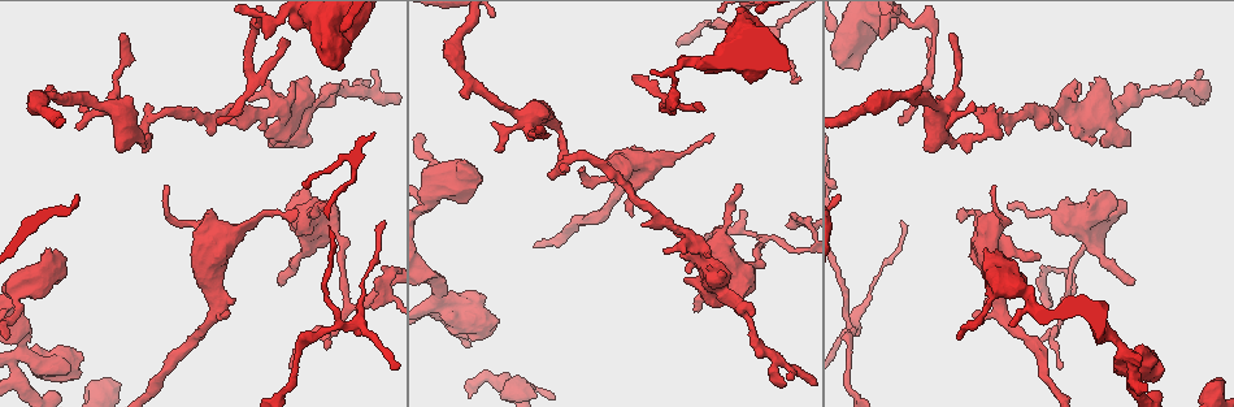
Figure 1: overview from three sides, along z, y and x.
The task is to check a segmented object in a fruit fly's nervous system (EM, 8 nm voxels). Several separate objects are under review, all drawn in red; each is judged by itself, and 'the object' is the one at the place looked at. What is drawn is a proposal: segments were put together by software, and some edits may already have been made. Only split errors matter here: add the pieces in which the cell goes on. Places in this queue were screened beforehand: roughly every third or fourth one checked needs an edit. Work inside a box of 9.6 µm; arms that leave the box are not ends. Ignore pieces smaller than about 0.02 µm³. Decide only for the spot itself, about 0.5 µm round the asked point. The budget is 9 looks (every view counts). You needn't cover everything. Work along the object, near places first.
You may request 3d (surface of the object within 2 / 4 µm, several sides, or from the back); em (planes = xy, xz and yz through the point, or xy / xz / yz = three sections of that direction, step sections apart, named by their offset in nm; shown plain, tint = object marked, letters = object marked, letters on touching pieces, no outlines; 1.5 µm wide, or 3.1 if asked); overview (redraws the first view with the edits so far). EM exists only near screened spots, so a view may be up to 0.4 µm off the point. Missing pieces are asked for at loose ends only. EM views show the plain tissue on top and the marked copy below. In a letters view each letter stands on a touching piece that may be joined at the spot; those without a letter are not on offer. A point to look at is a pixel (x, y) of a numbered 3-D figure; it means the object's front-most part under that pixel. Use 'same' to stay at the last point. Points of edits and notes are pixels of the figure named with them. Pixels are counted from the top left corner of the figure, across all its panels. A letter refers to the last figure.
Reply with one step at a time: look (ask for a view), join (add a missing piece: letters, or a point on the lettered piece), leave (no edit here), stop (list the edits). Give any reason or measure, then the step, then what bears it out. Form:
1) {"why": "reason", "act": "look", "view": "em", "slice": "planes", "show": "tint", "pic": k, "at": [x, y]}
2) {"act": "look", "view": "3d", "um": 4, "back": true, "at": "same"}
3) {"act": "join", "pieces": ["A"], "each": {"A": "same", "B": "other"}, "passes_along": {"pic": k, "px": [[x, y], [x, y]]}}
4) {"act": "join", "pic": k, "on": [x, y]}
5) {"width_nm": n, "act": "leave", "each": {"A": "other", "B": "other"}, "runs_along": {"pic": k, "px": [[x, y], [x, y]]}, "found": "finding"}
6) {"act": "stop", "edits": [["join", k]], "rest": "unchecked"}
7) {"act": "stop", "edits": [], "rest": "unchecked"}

{"why": "stops while still wide", "act": "look", "view": "em", "slice": "planes", "show": "letters", "pic": 1, "at": [208, 209]}

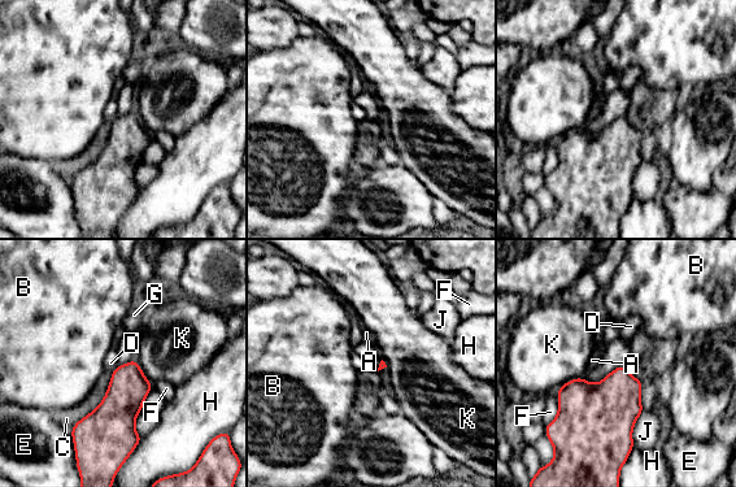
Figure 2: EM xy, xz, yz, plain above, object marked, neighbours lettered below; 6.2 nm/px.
{"longest_contact_nm": ["C", 380], "act": "leave", "each": {"A": "other", "B": "other", "C": "other", "D": "other", "E": "other", "F": "other", "G": "other", "H": "other", "J": "other", "K": "other"}, "found": "no lettered piece goes on from it"}

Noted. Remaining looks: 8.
{"why": "free end", "act": "look", "view": "3d", "um": 4, "pic": 1, "at": [694, 312]}

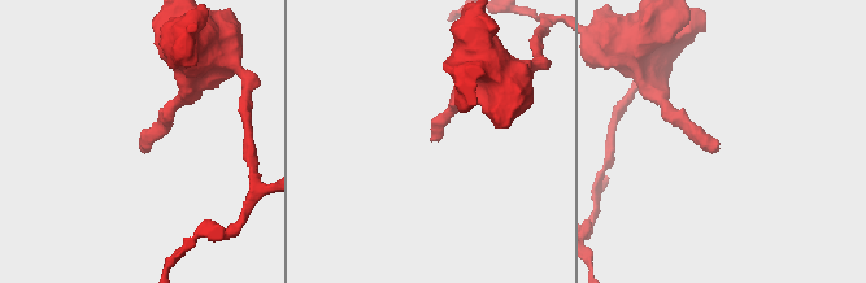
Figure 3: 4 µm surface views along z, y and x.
{"why": "need the tissue", "act": "look", "view": "em", "slice": "xz", "step": 4, "show": "tint", "pic": 3, "at": [139, 144]}

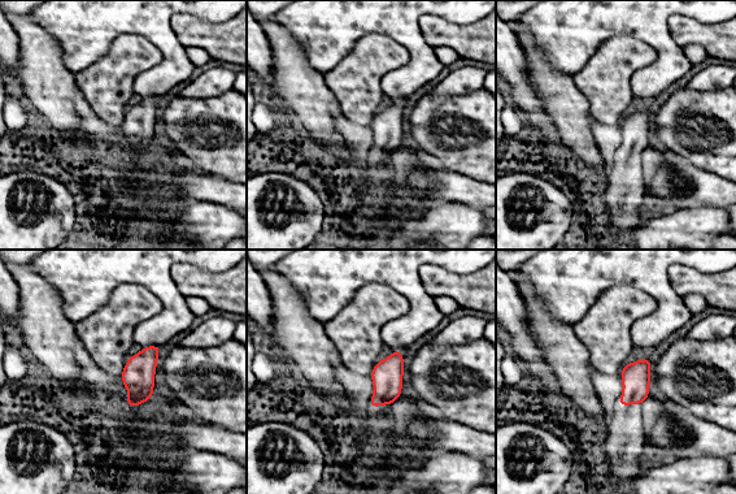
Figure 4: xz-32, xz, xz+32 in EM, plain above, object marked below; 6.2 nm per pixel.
{"act": "look", "view": "em", "slice": "planes", "show": "letters", "at": "same"}

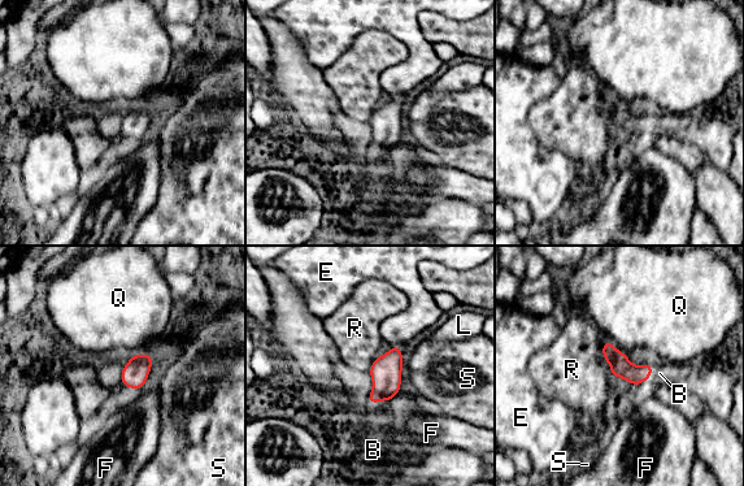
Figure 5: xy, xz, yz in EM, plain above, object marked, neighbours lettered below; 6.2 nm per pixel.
{"act": "join", "pieces": ["B"], "each": {"B": "same", "E": "other", "F": "other", "L": "other", "Q": "other", "R": "other", "S": "other"}, "found": "the cell continues"}

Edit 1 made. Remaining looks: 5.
{"why": "branch stops here", "act": "look", "view": "em", "slice": "xy", "step": 4, "show": "letters", "pic": 1, "at": [903, 221]}

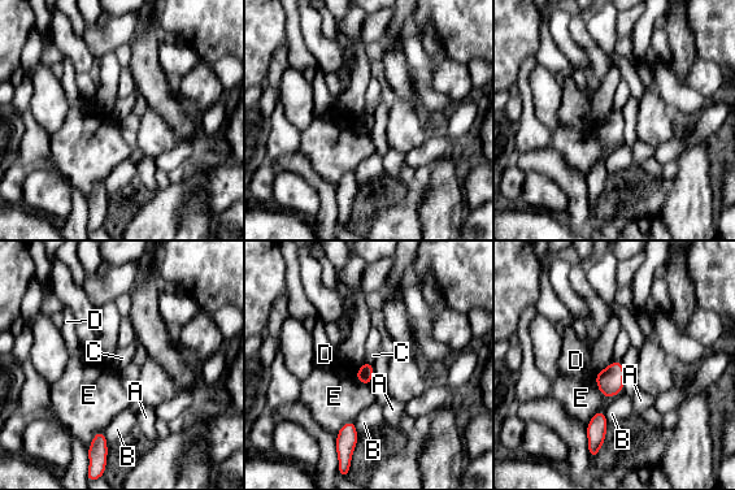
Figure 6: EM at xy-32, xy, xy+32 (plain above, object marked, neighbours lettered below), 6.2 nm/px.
{"why": "cut it another way", "act": "look", "view": "em", "slice": "xz", "step": 8, "show": "letters", "at": "same"}

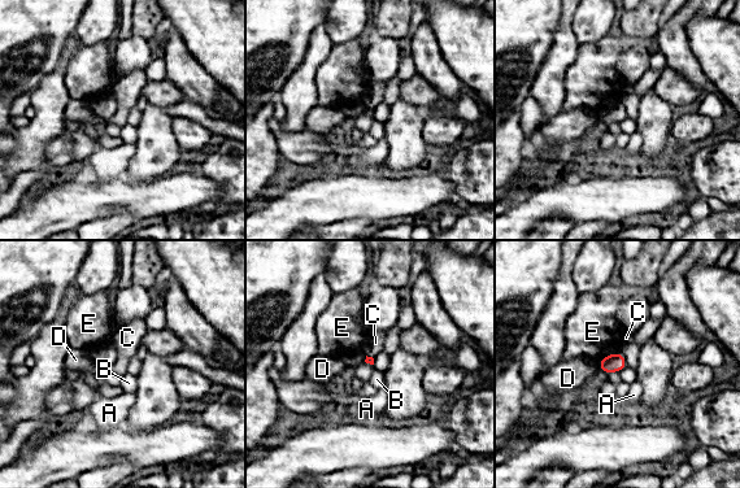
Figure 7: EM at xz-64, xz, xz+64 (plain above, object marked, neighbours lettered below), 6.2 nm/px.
{"act": "leave", "each": {"A": "other", "B": "other", "C": "other", "D": "other", "E": "other"}, "border": {"pic": 7, "px": [[626, 366], [618, 371]]}, "found": "none of them fits"}

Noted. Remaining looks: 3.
{"act": "stop", "edits": [["join", 5]], "rest": "unchecked"}

